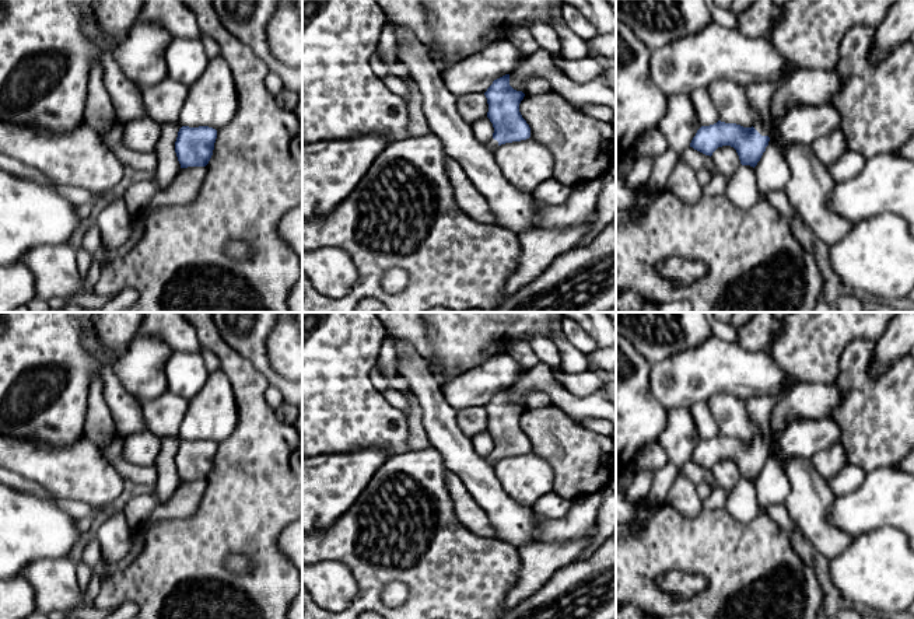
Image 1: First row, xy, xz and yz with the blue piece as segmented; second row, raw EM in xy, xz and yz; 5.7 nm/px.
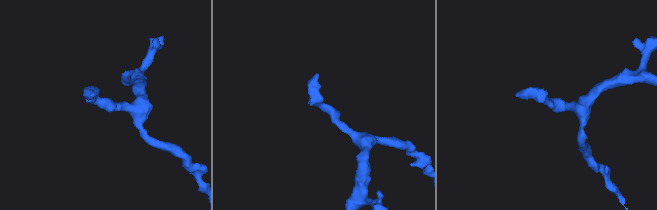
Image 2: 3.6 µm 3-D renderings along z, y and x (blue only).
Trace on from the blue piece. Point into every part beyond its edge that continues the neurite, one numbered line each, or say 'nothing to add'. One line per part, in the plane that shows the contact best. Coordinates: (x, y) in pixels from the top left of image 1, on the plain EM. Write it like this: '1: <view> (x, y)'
1: yz (760, 409)

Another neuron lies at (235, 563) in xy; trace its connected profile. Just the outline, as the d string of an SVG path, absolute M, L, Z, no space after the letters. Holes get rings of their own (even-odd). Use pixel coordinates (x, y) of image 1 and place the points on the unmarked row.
M231 555L225 560L225 566L230 571L241 574L249 569L249 562L241 555Z

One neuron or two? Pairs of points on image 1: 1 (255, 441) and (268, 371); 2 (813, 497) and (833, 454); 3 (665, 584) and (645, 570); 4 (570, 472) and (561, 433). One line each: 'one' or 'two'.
1: two
2: two
3: two
4: one

